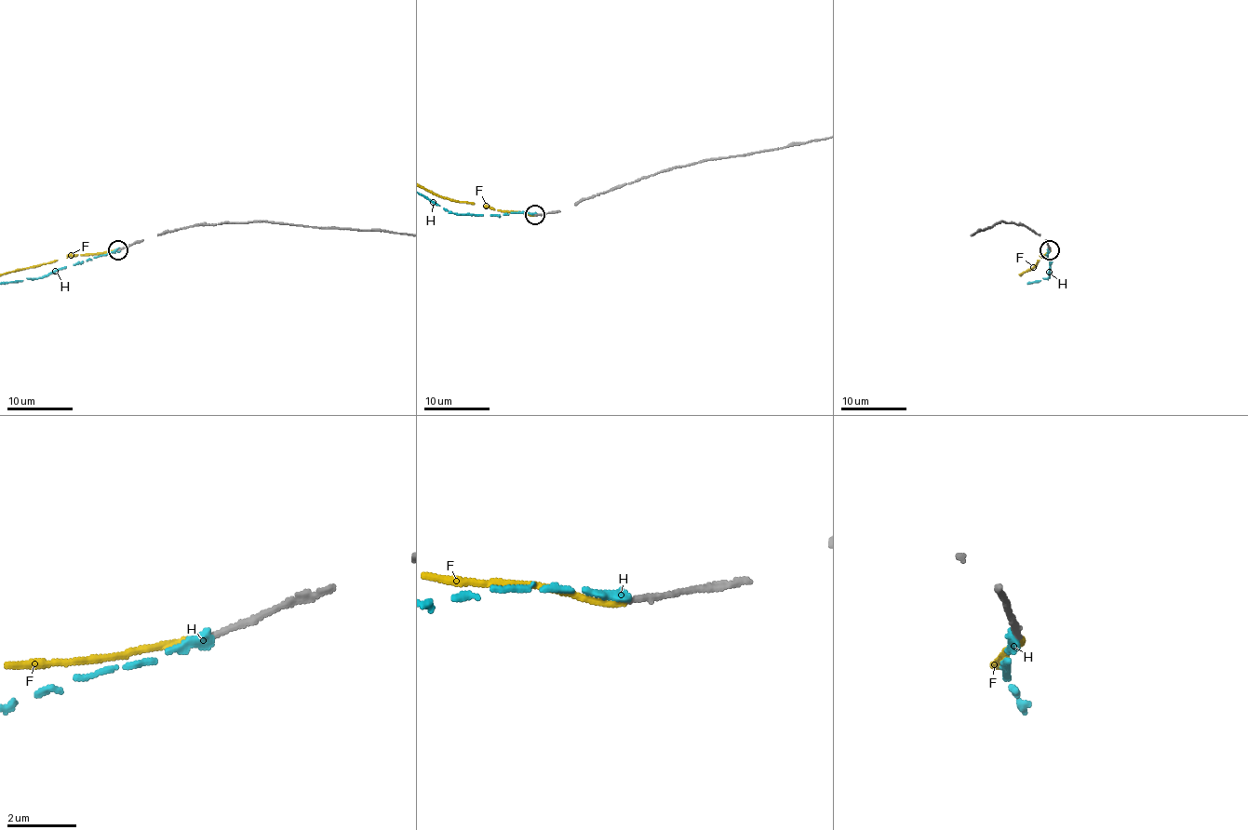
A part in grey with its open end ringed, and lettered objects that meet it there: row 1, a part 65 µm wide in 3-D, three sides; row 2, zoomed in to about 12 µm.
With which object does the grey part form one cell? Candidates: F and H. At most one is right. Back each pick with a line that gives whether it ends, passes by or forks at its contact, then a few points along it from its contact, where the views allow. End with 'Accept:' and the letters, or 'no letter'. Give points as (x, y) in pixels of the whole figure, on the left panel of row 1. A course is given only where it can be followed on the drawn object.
Accept: no letter

